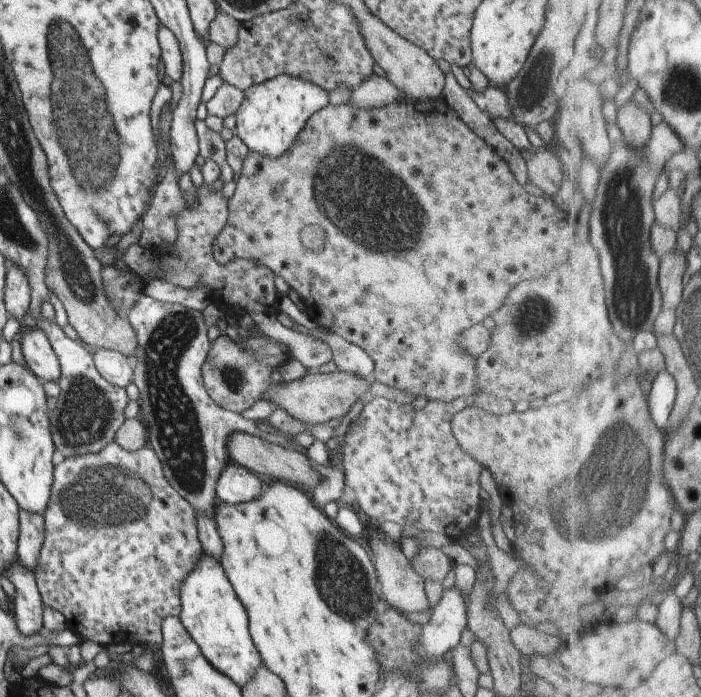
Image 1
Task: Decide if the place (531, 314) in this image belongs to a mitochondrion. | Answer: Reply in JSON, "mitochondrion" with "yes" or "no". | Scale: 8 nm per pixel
{"mitochondrion":"yes"}

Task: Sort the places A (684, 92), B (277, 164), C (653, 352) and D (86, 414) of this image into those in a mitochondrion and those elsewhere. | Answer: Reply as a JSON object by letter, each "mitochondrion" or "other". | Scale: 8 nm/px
{"A":"mitochondrion","B":"other","C":"other","D":"mitochondrion"}

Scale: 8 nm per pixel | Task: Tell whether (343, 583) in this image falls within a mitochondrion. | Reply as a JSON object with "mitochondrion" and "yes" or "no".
{"mitochondrion":"yes"}

